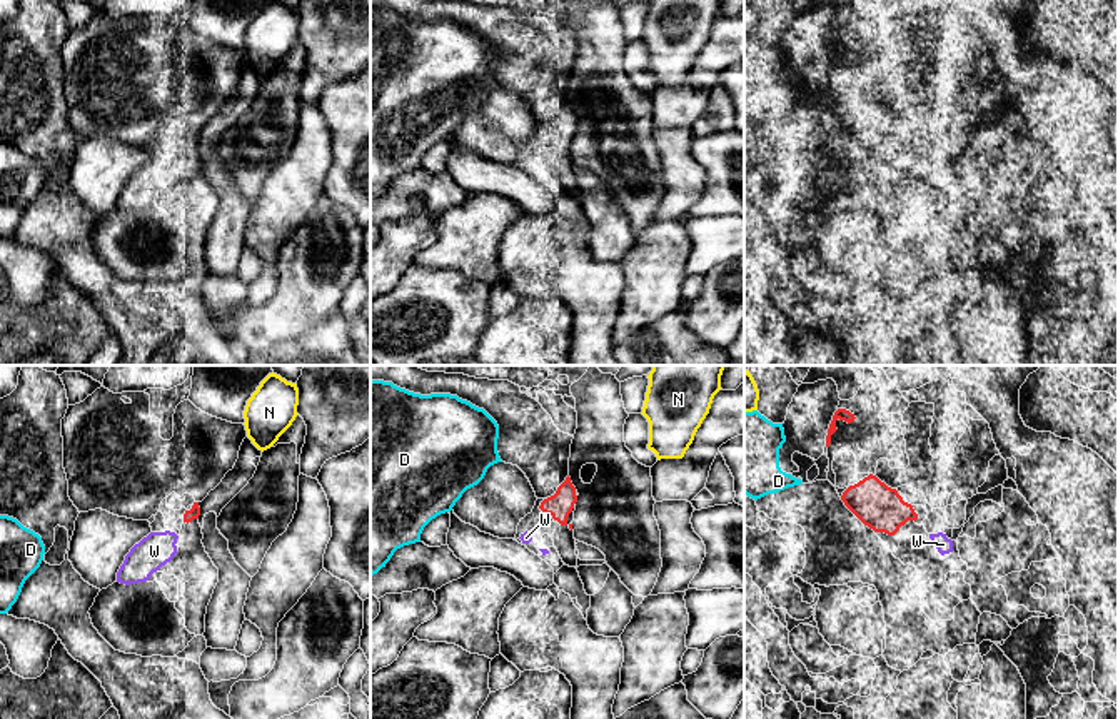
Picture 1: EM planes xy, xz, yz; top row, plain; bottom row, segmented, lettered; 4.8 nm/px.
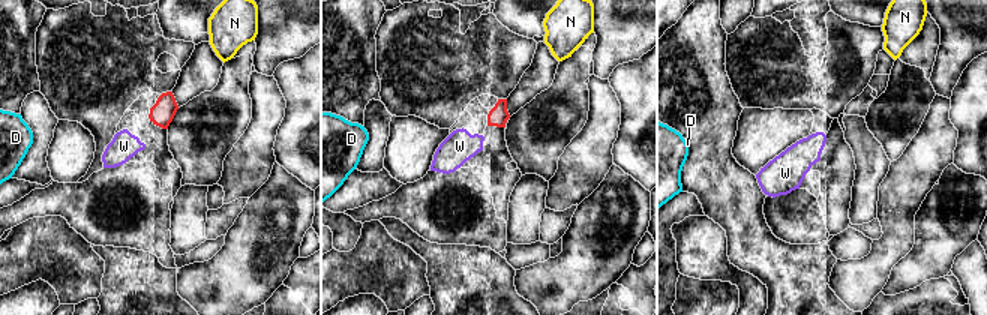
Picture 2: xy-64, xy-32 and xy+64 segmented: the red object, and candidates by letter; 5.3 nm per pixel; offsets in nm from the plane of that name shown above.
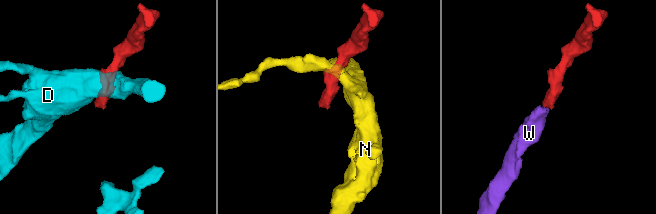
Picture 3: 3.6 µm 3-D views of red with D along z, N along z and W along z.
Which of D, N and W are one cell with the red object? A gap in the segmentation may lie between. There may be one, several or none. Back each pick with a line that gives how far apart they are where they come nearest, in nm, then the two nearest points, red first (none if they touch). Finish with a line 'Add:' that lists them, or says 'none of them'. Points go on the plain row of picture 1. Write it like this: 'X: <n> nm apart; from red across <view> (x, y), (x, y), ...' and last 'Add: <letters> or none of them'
W: 70 nm apart; from red across xy (184, 147), (174, 159)
Add: W

